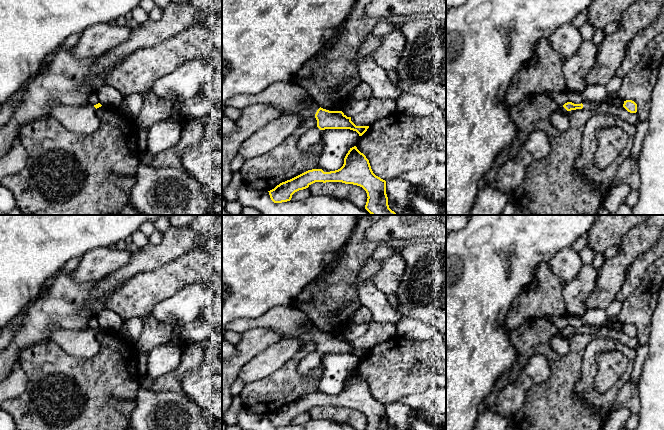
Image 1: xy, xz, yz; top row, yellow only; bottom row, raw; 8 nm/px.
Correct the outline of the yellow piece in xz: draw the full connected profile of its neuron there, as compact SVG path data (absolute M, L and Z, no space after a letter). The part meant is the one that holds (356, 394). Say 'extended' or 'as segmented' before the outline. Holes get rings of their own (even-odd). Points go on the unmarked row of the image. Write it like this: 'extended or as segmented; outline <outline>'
as segmented; outline M356 370L350 372L340 393L330 396L324 396L322 393L308 394L280 407L268 416L274 427L287 426L295 416L306 413L315 406L342 406L357 409L367 417L365 430L389 430L386 405L373 397L369 384Z

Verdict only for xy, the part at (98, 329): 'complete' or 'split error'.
split error

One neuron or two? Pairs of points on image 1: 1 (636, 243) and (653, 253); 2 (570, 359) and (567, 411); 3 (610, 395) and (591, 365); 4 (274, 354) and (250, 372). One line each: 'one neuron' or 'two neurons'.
1: two neurons
2: one neuron
3: one neuron
4: one neuron

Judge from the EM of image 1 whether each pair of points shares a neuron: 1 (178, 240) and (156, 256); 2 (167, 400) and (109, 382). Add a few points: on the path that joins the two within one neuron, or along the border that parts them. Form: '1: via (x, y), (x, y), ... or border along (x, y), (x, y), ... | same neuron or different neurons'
1: via (173, 245), (161, 254) | same neuron
2: border along (140, 386), (135, 399) | different neurons

